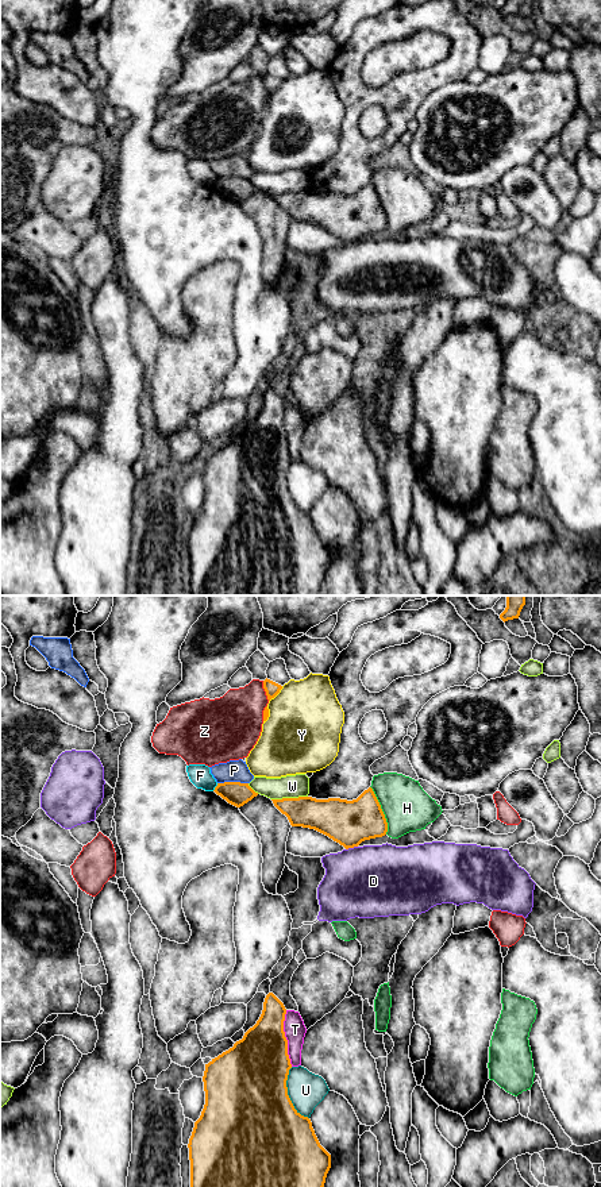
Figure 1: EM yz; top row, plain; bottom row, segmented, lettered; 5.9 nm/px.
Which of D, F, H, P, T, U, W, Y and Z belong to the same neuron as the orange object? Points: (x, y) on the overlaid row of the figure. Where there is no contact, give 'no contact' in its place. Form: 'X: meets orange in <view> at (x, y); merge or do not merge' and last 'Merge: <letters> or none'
D: meets orange in yz at (351, 847); do not merge
F: meets orange in yz at (215, 787); do not merge
H: meets orange in yz at (381, 810); do not merge
P: meets orange in yz at (232, 782); do not merge
T: meets orange in yz at (285, 1039); do not merge
U: meets orange in yz at (286, 1094); do not merge
W: meets orange in yz at (289, 798); do not merge
Y: meets orange in yz at (276, 694); do not merge
Z: meets orange in yz at (265, 690); do not merge
Merge: none

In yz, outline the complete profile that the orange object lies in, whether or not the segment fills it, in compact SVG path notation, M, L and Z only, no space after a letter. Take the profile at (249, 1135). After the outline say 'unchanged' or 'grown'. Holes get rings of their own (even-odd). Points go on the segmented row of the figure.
M269 993L257 1024L232 1048L205 1064L205 1105L189 1138L190 1187L324 1187L331 1155L320 1145L312 1122L293 1106L286 1080L292 1068L284 1032L286 1009Z | unchanged

